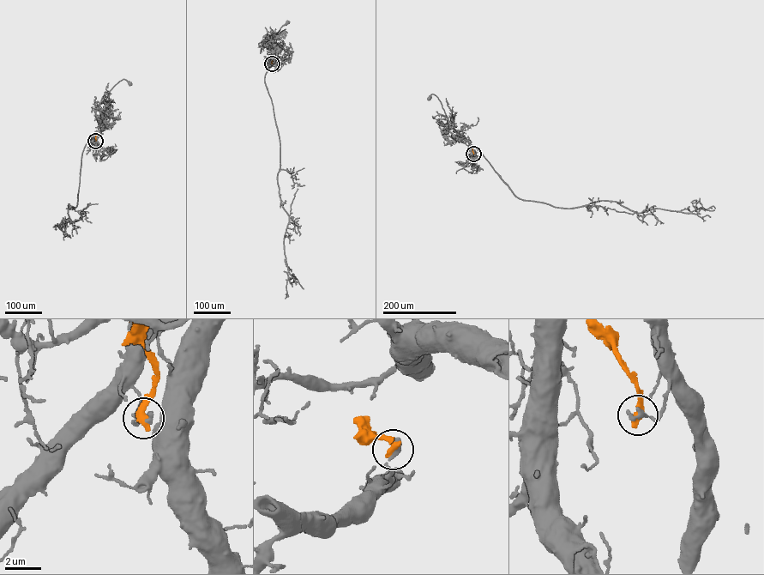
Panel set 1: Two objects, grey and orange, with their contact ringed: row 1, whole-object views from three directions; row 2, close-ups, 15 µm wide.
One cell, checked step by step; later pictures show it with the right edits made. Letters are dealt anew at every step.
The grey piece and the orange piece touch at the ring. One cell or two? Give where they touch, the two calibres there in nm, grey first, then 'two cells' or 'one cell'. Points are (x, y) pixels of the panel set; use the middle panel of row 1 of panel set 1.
(272, 63) | 340/480 nm | two cells

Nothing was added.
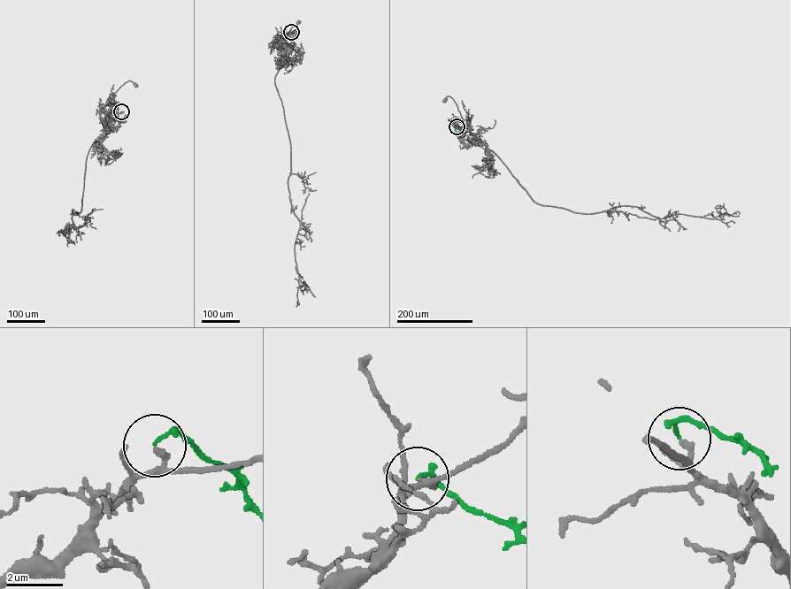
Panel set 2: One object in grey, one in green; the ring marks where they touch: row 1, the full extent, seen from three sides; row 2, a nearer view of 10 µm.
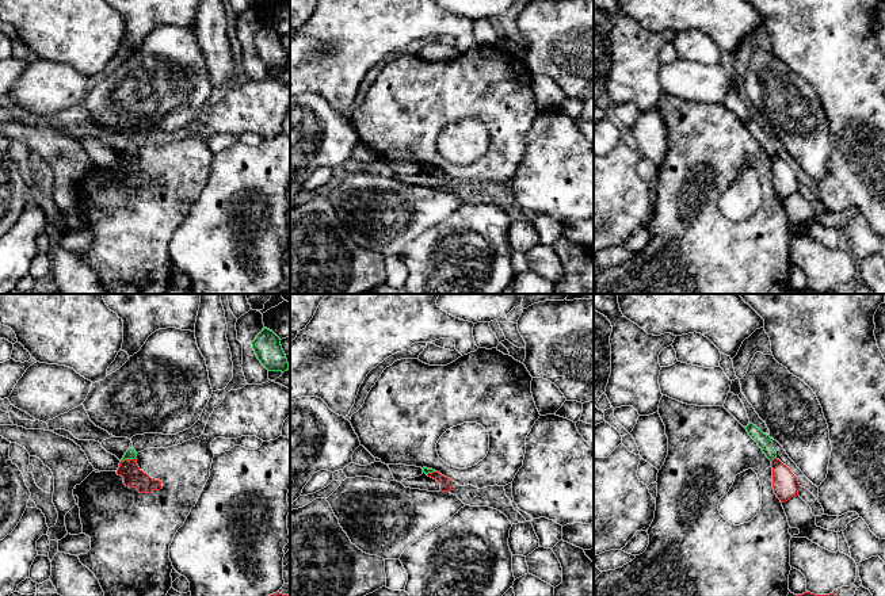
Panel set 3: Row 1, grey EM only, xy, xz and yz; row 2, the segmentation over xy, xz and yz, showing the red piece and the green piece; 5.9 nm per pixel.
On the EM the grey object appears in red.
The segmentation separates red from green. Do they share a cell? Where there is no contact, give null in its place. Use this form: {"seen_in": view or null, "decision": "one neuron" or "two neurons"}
{"seen_in": "xy", "decision": "two neurons"}

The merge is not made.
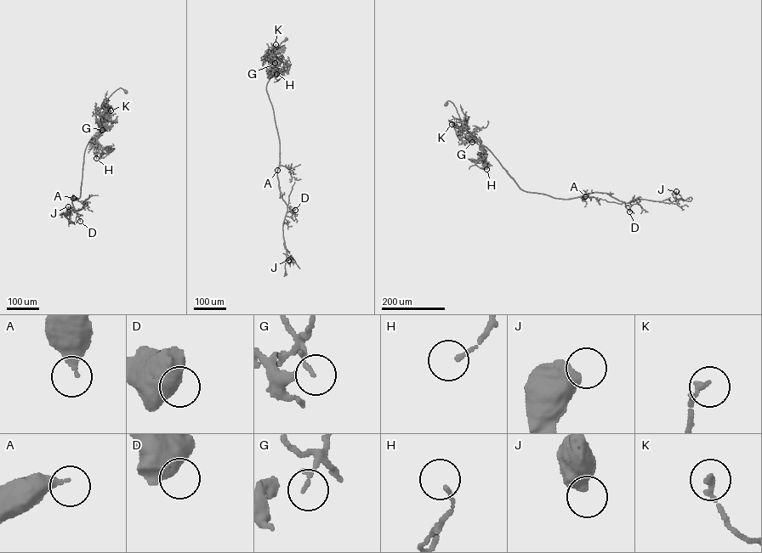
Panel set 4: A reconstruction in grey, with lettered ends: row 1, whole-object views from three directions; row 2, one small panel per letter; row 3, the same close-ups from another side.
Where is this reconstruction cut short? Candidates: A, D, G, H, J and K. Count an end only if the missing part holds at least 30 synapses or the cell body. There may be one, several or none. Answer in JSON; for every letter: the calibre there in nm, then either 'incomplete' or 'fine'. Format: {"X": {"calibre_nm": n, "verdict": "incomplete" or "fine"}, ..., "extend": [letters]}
{"A": {"calibre_nm": 320, "verdict": "fine"}, "D": {"calibre_nm": 750, "verdict": "incomplete"}, "G": {"calibre_nm": 140, "verdict": "fine"}, "H": {"calibre_nm": 120, "verdict": "fine"}, "J": {"calibre_nm": 600, "verdict": "fine"}, "K": {"calibre_nm": 240, "verdict": "fine"}, "extend": ["D"]}

